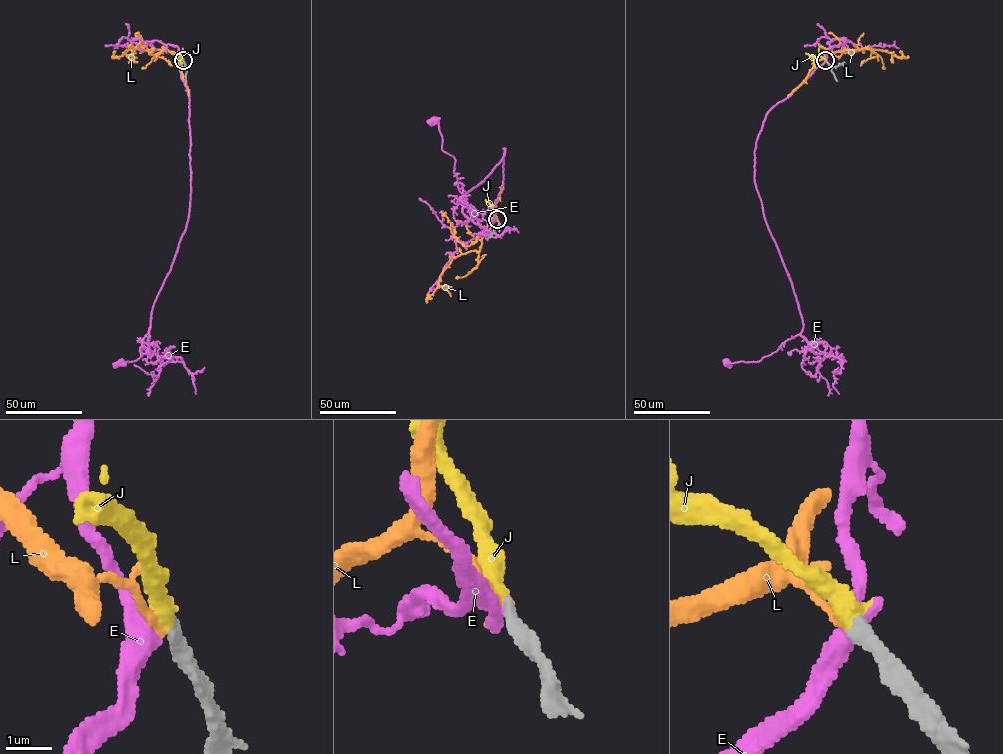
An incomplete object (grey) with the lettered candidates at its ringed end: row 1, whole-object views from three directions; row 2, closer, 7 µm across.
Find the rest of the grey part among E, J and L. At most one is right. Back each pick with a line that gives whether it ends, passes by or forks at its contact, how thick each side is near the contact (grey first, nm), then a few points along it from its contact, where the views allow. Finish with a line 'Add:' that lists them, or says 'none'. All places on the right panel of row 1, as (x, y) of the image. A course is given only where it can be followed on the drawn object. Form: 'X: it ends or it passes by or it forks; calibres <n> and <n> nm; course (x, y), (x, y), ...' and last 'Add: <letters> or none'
J: it ends; calibres 340 and 400 nm; course (826, 60), (813, 57), (815, 68)
Add: J

